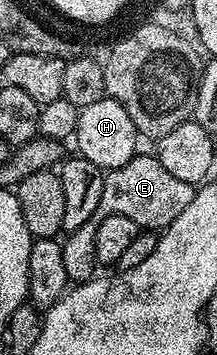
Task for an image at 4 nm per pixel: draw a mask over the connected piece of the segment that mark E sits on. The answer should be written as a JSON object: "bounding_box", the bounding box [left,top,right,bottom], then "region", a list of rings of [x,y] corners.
{"bounding_box":[63,153,193,284],"region":[[[137,153],[133,159],[126,161],[126,165],[107,172],[102,185],[102,201],[98,201],[94,217],[90,217],[90,221],[86,221],[82,229],[67,232],[68,240],[63,240],[63,268],[66,269],[68,280],[73,284],[89,283],[97,274],[94,240],[98,238],[98,225],[101,219],[121,215],[130,217],[130,221],[134,221],[137,228],[163,229],[170,225],[170,221],[174,221],[174,217],[182,213],[182,209],[186,209],[186,205],[190,205],[193,190],[193,184],[178,181],[178,177],[166,173],[166,169],[162,169],[159,159],[152,153]]]}

